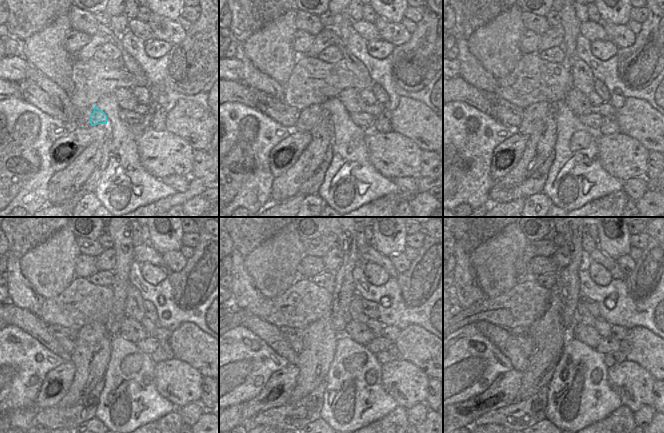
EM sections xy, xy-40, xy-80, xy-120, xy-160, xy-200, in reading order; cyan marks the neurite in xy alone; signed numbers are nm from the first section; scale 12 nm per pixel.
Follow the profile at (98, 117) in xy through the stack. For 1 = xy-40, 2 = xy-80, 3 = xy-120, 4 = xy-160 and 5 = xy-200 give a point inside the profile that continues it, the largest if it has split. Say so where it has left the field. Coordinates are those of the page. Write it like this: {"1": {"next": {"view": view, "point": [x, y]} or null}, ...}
{"1": {"next": {"view": "xy-40", "point": [325, 114]}}, "2": {"next": {"view": "xy-80", "point": [553, 107]}}, "3": {"next": {"view": "xy-120", "point": [122, 237]}}, "4": {"next": {"view": "xy-160", "point": [344, 289]}}, "5": {"next": {"view": "xy-200", "point": [569, 291]}}}

